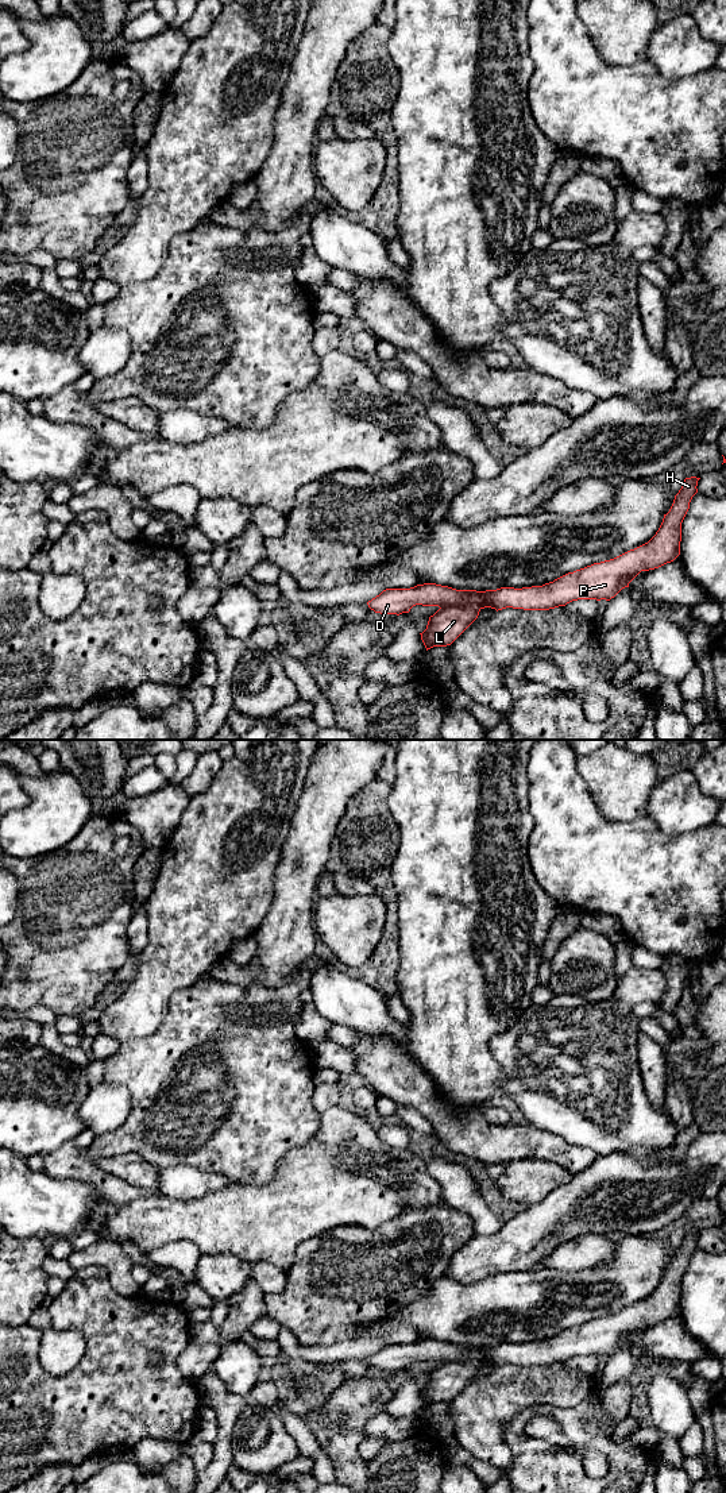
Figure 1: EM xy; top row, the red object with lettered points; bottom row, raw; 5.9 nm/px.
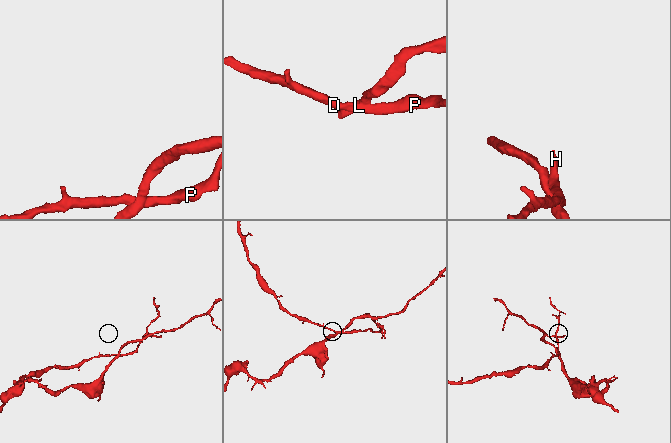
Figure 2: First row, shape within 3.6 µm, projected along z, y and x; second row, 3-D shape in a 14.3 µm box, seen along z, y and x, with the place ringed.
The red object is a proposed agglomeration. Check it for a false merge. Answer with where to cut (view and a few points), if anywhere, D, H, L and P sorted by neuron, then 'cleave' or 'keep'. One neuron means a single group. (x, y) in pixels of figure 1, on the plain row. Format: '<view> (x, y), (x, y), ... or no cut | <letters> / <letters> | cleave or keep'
xy (467, 1346), (467, 1354), (462, 1360), (440, 1364) | D H P / L | cleave

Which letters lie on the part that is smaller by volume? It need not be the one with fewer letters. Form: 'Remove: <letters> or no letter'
Remove: D, H, P

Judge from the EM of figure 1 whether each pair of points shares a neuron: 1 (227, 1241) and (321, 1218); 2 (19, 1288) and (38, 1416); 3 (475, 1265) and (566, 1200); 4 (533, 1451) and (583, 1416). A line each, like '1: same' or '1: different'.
1: same
2: different
3: same
4: same

